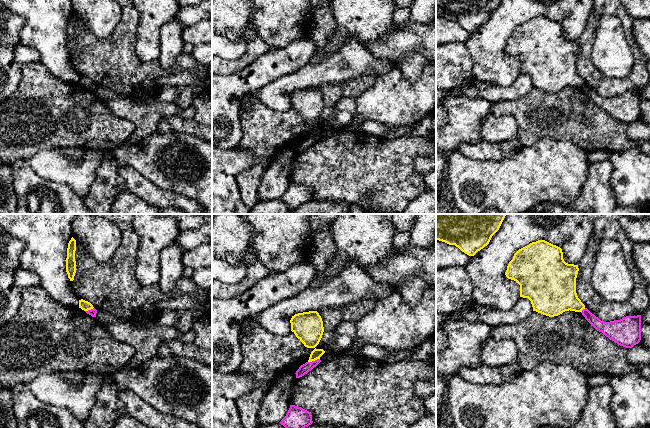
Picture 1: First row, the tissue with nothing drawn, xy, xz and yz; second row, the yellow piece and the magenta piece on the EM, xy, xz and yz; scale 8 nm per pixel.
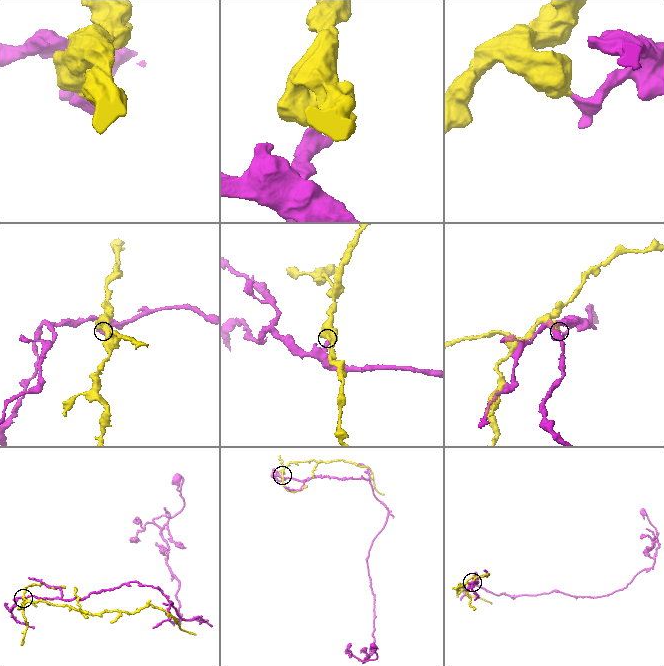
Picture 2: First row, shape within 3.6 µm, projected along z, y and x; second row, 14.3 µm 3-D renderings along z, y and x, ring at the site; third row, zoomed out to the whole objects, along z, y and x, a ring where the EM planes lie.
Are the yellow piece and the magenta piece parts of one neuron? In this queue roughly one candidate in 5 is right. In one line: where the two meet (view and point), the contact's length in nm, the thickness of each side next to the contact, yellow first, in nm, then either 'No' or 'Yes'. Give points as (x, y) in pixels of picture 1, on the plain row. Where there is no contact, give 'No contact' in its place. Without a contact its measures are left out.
Touches yellow at xz (313, 136). Shared border 100 nm. Thickness 220 nm (yellow) against 80 nm. No

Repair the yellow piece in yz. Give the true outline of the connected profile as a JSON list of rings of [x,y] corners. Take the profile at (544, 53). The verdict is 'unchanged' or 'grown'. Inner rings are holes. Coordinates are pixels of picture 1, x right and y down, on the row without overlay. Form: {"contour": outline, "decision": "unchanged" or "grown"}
{"contour": [[[538,16],[519,25],[509,38],[505,51],[508,55],[516,57],[520,61],[520,73],[528,74],[531,77],[533,87],[543,91],[554,93],[565,87],[582,88],[585,81],[578,74],[576,69],[576,54],[578,41],[568,40],[563,35],[562,25],[545,16]]], "decision": "unchanged"}

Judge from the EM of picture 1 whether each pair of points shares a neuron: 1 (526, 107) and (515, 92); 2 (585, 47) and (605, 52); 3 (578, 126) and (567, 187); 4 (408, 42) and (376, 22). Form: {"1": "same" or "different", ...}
{"1": "different", "2": "different", "3": "different", "4": "different"}

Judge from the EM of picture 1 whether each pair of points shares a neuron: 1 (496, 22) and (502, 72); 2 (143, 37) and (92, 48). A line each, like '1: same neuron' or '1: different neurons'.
1: same neuron
2: different neurons

